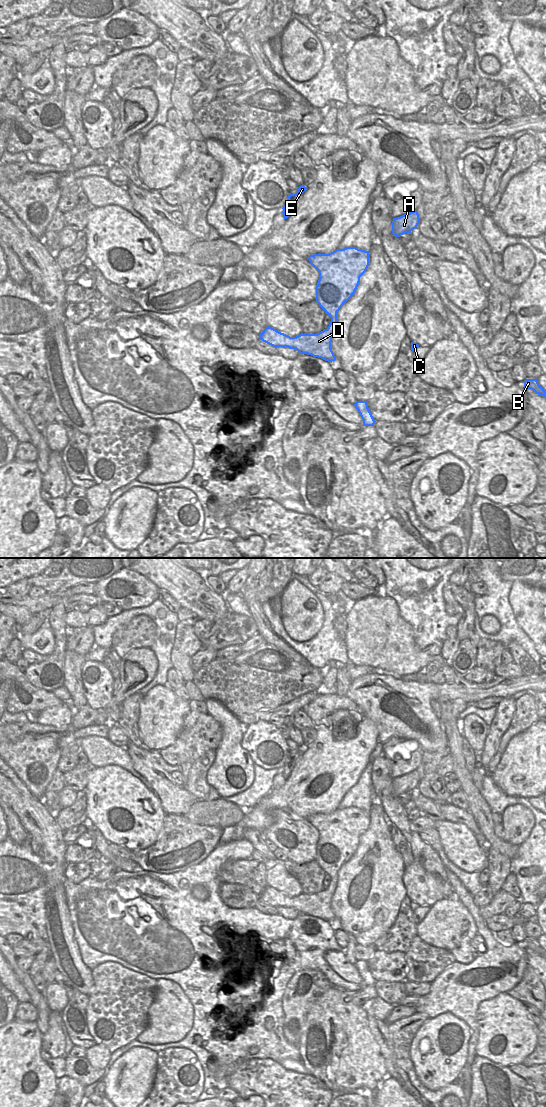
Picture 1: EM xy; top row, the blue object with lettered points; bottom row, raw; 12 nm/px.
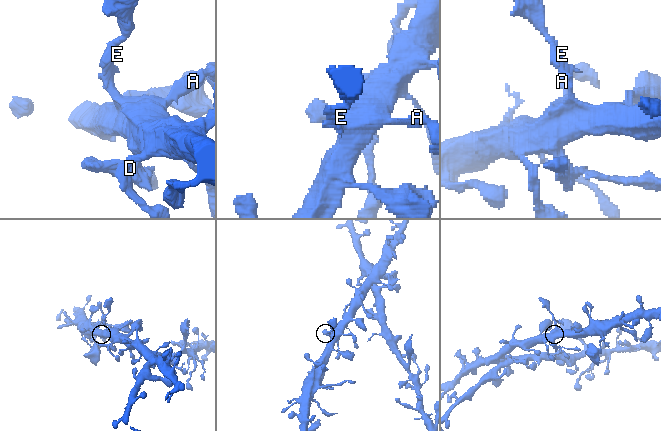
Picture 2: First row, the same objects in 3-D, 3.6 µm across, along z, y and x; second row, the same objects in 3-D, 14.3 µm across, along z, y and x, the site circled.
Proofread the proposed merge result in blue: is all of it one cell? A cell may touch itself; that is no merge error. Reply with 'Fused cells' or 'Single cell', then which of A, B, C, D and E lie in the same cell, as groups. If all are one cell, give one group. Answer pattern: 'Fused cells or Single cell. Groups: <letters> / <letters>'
Single cell. Groups: A B C D E.

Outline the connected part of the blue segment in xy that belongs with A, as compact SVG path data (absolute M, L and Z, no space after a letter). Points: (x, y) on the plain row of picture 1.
M416 770L400 777L393 778L392 794L396 797L400 797L405 793L411 793L413 789L417 788L419 782L420 778Z

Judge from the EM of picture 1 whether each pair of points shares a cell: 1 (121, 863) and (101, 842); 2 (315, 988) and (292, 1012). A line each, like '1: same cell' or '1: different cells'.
1: same cell
2: same cell

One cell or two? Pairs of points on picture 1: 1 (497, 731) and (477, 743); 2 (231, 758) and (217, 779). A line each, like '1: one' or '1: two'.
1: two
2: one

